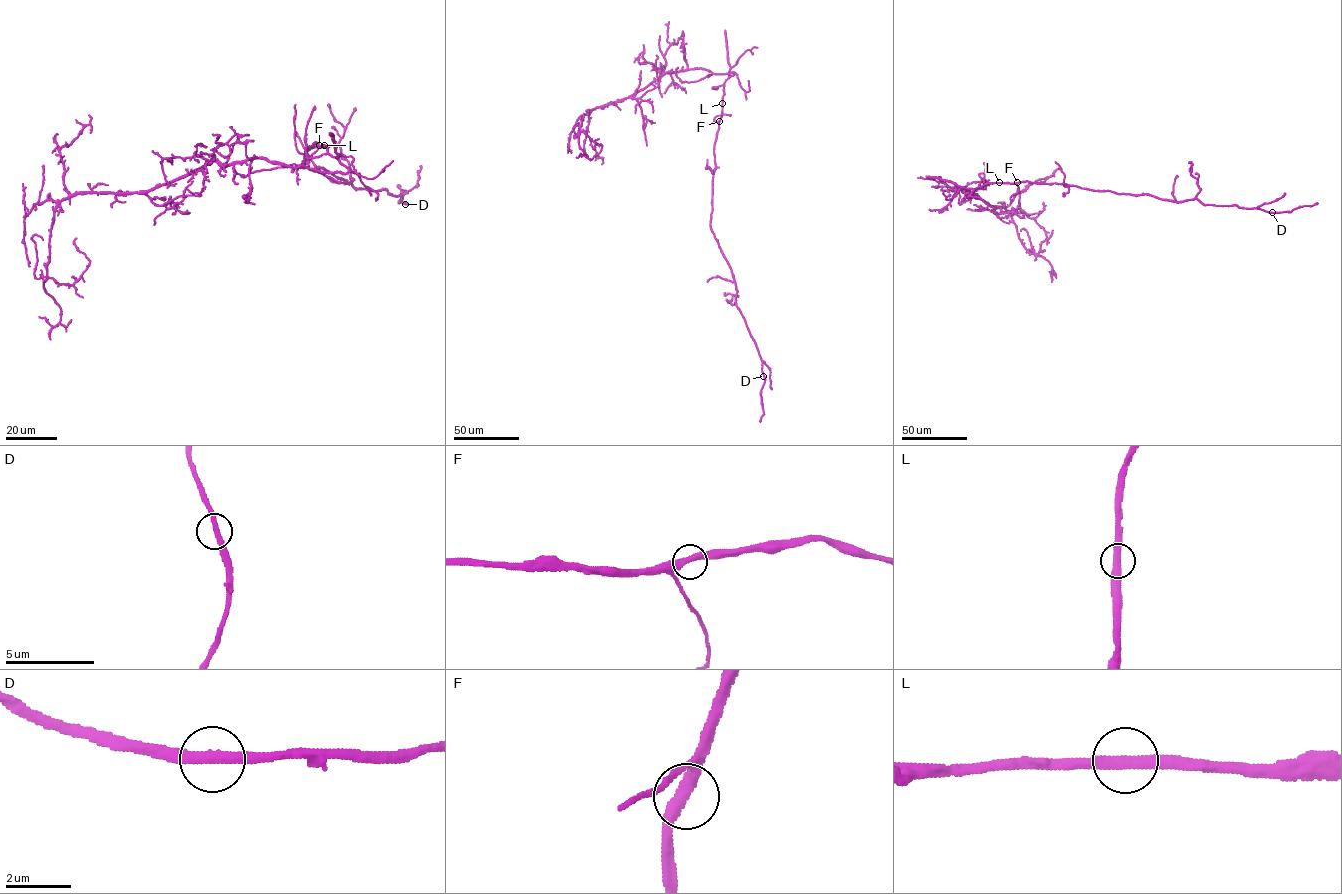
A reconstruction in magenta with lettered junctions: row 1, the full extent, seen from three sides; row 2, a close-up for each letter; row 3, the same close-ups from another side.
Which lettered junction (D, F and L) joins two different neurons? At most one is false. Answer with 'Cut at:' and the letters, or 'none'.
Cut at: none

